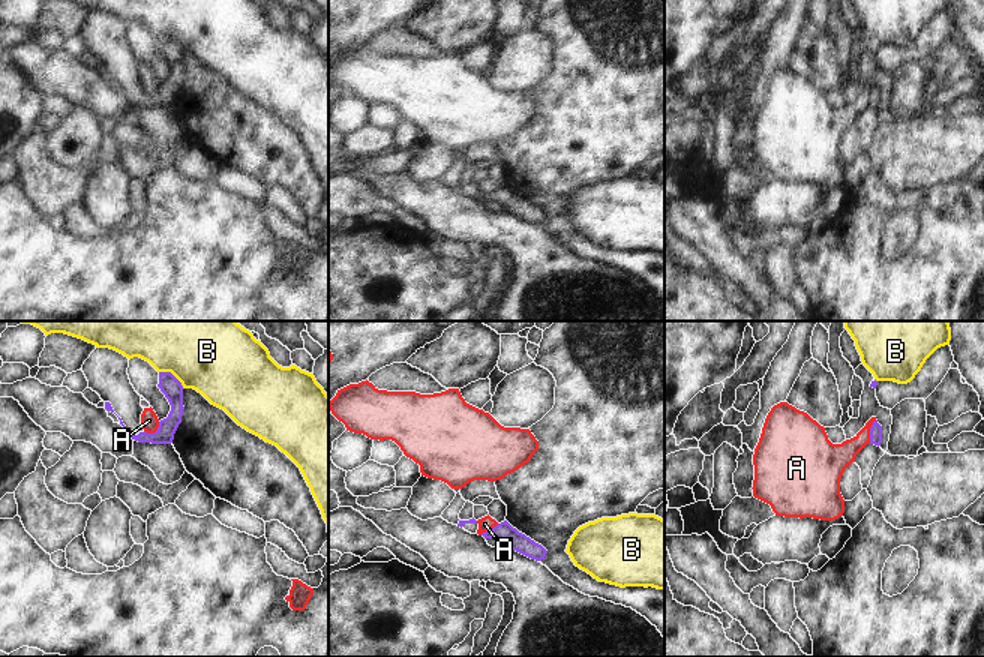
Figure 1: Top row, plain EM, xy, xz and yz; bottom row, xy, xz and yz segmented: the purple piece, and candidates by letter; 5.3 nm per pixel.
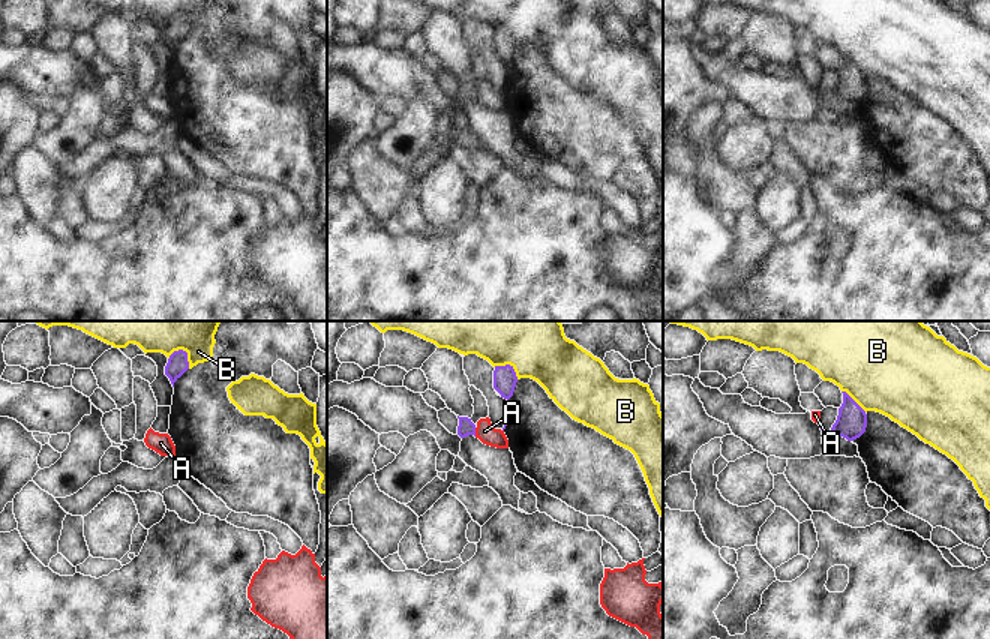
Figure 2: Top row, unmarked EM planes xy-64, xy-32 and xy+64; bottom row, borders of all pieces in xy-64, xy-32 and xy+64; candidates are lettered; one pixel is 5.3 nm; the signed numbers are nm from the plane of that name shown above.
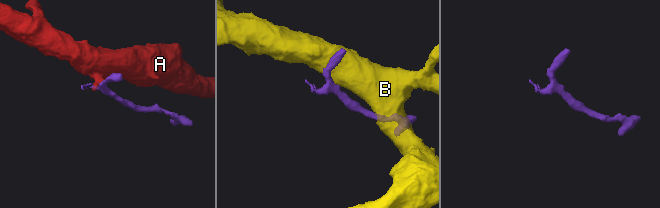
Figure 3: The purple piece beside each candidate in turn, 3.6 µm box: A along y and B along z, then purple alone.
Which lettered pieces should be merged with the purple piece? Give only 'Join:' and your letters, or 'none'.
Join: none

